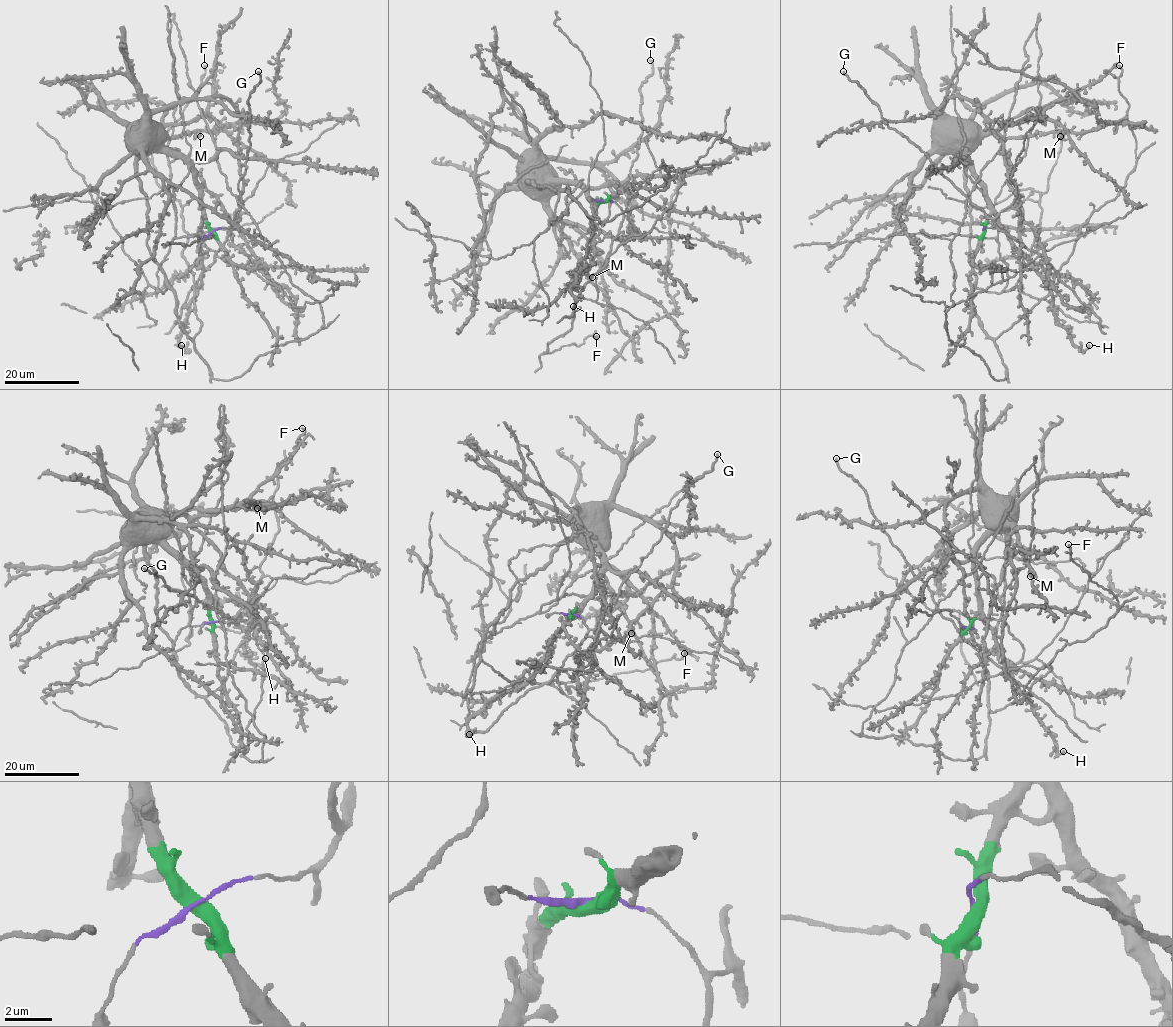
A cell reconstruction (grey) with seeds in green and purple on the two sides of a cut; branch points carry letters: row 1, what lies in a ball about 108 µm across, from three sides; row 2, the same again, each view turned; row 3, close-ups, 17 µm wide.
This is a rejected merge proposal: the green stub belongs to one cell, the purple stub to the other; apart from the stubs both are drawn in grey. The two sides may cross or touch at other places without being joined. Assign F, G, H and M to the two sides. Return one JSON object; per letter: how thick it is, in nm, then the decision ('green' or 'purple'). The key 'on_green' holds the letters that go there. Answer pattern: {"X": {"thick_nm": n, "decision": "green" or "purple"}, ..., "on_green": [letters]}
{"F": {"thick_nm": 320, "decision": "green"}, "G": {"thick_nm": 240, "decision": "purple"}, "H": {"thick_nm": 280, "decision": "green"}, "M": {"thick_nm": 440, "decision": "green"}, "on_green": ["F", "H", "M"]}

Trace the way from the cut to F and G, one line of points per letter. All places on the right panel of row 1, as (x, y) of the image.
F: (983, 231), (996, 218), (1052, 289), (1080, 227), (1116, 198), (1135, 165), (1118, 65)
G: (983, 231), (984, 227), (991, 227), (994, 221), (928, 156), (889, 126), (879, 107), (843, 71)

